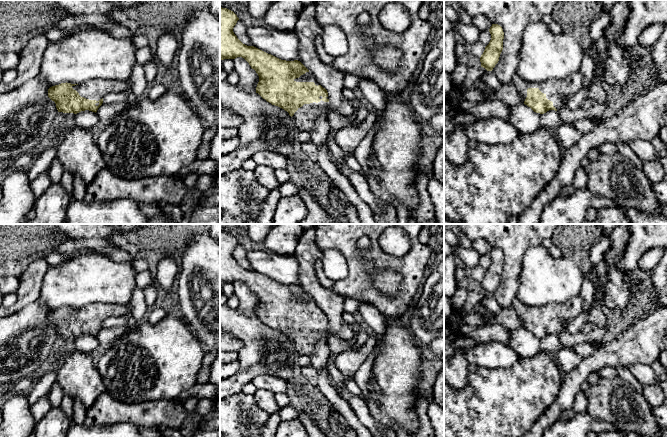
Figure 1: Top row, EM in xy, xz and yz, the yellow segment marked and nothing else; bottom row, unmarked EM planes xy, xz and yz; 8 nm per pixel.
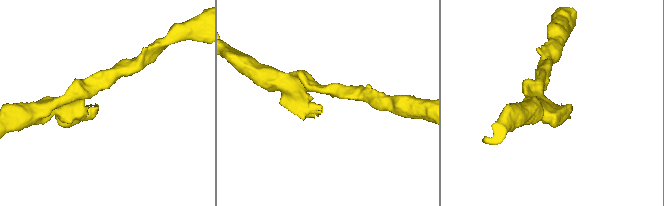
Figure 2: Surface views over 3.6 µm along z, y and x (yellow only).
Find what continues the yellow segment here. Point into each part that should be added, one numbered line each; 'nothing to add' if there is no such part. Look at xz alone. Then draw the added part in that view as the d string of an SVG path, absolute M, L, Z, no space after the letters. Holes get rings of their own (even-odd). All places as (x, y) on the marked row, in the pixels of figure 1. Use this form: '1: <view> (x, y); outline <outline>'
1: xz (305, 117); outline M321 100L318 103L304 104L302 107L298 108L292 118L299 131L311 132L315 127L316 120L321 115L328 116L330 112L332 112L332 110L329 109L329 102Z

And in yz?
1: yz (557, 90); outline M580 72L573 73L564 79L553 79L540 83L528 82L516 73L512 83L523 99L527 97L528 88L538 88L548 100L553 102L553 106L558 110L564 108L564 101L567 97L582 89L583 81L583 75Z

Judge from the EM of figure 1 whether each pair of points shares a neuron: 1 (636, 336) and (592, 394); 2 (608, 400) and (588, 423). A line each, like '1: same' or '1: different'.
1: different
2: different

